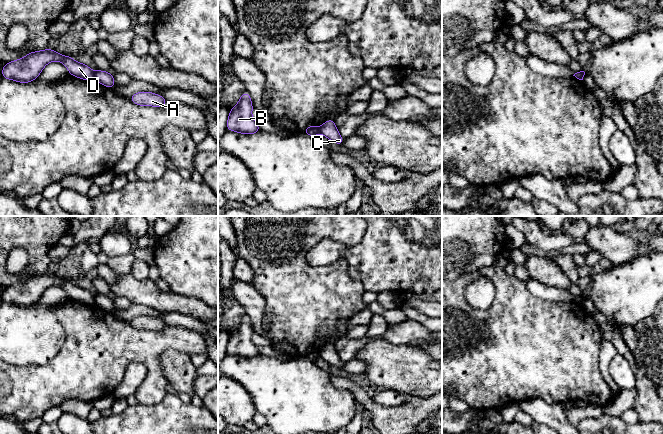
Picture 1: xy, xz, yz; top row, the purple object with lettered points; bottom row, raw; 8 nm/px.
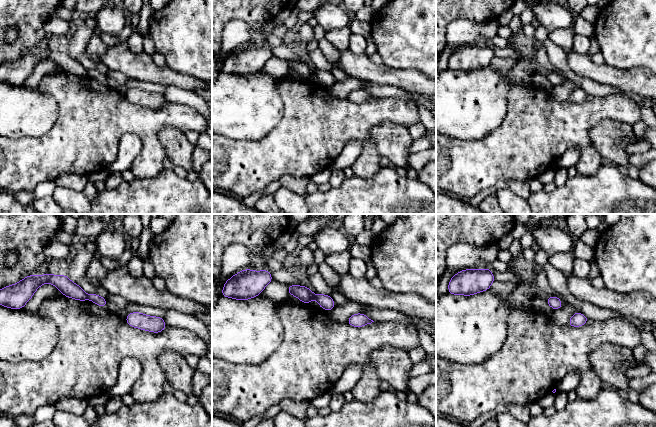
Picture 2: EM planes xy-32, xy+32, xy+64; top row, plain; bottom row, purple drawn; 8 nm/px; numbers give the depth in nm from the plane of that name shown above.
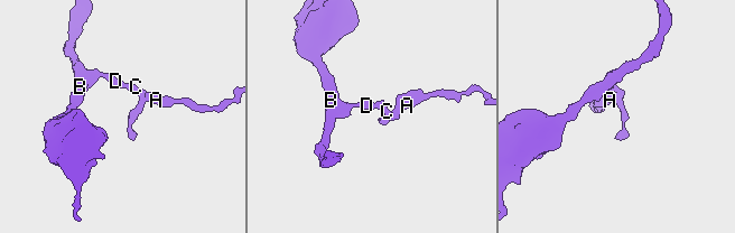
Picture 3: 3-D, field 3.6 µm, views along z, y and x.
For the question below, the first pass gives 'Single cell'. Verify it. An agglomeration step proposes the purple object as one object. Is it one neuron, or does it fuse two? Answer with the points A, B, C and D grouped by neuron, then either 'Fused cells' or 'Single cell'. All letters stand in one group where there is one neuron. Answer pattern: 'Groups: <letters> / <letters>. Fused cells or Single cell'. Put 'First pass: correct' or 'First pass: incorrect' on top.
First pass: incorrect
Groups: A C / B D. Fused cells

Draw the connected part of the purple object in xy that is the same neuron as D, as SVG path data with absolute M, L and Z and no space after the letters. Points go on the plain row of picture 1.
M45 273L28 277L22 283L13 284L2 291L2 302L30 307L37 303L43 292L50 286L63 287L69 298L86 305L94 305L94 295L87 289L75 285L71 280L64 280L55 274Z

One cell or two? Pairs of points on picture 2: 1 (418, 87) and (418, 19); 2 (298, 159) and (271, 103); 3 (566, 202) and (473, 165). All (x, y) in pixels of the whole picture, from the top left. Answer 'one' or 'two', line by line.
1: two
2: two
3: two

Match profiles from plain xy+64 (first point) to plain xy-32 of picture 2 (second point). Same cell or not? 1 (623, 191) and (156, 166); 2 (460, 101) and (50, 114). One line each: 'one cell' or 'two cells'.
1: two cells
2: one cell

